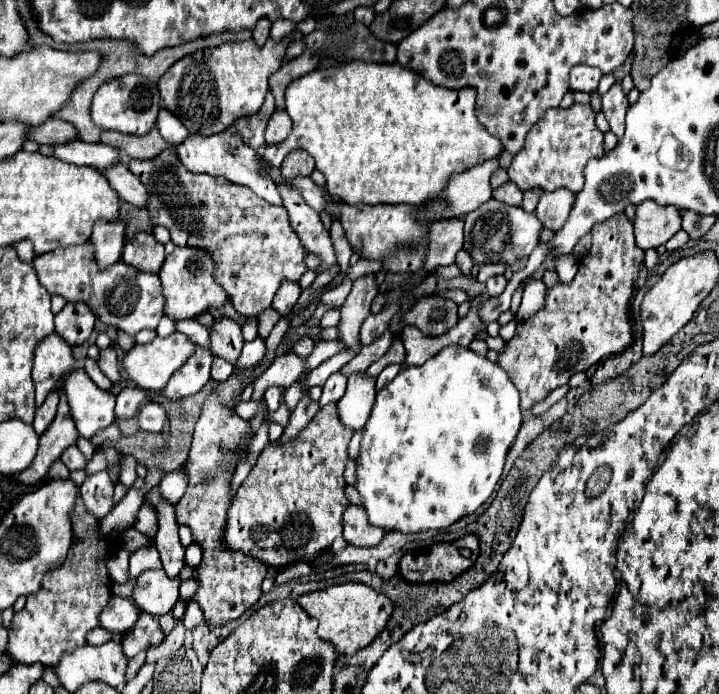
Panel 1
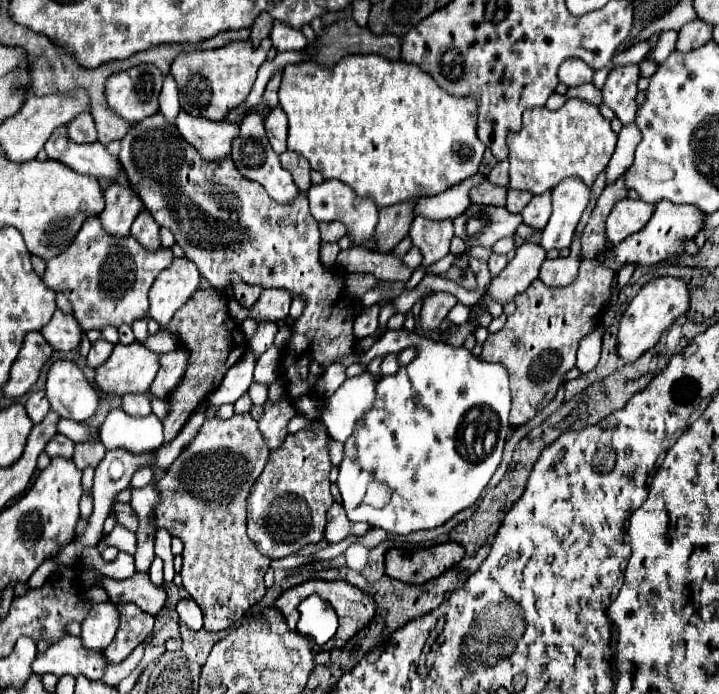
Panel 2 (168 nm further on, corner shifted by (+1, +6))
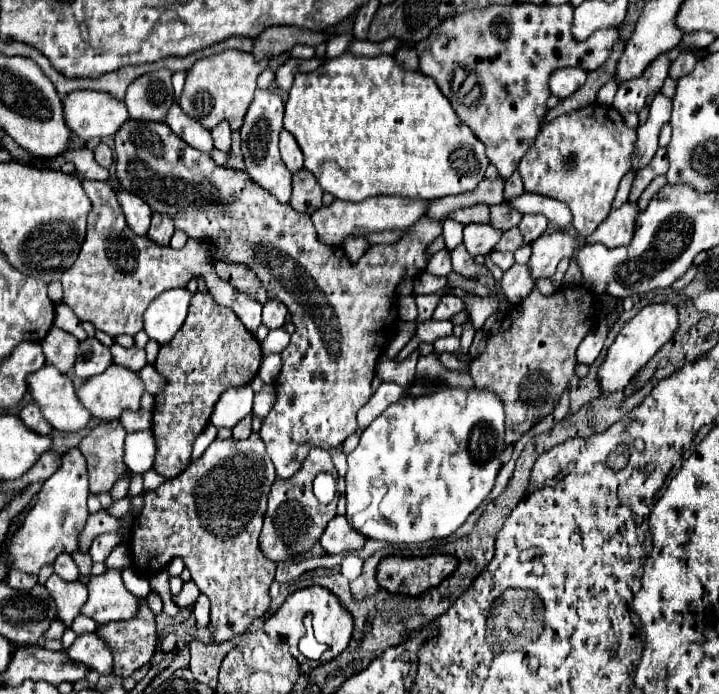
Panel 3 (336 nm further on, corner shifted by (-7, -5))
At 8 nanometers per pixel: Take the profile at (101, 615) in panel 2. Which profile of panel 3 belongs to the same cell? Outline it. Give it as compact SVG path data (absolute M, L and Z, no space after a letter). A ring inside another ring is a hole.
M97 634L77 636L77 640L71 644L69 650L65 650L65 654L75 662L85 664L89 670L111 674L111 650L103 640L99 640Z

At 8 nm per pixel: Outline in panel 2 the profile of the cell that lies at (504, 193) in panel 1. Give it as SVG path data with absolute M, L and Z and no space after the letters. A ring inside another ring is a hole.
M483 181L475 189L471 189L471 201L479 205L505 205L507 187L491 185L489 181Z

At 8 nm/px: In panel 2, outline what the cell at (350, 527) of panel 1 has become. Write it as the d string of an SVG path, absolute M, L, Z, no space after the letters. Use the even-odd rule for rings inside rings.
M333 503L329 513L327 513L327 531L325 531L325 539L329 543L337 543L343 541L345 537L363 537L371 527L363 525L363 523L353 523L347 521L347 515L343 513L343 505L341 503Z

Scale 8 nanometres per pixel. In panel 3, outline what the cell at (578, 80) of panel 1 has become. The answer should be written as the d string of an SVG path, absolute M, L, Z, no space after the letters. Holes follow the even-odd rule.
M559 68L551 74L551 80L549 80L551 94L563 100L571 96L575 90L579 90L585 78L587 78L587 72L583 72L581 68Z

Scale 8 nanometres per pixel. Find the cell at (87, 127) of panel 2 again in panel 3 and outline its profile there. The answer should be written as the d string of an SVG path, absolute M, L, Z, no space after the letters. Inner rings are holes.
M99 144L99 146L95 148L95 160L97 160L97 164L101 164L103 168L109 168L109 166L113 164L113 152L111 152L111 148L109 148L107 144Z

